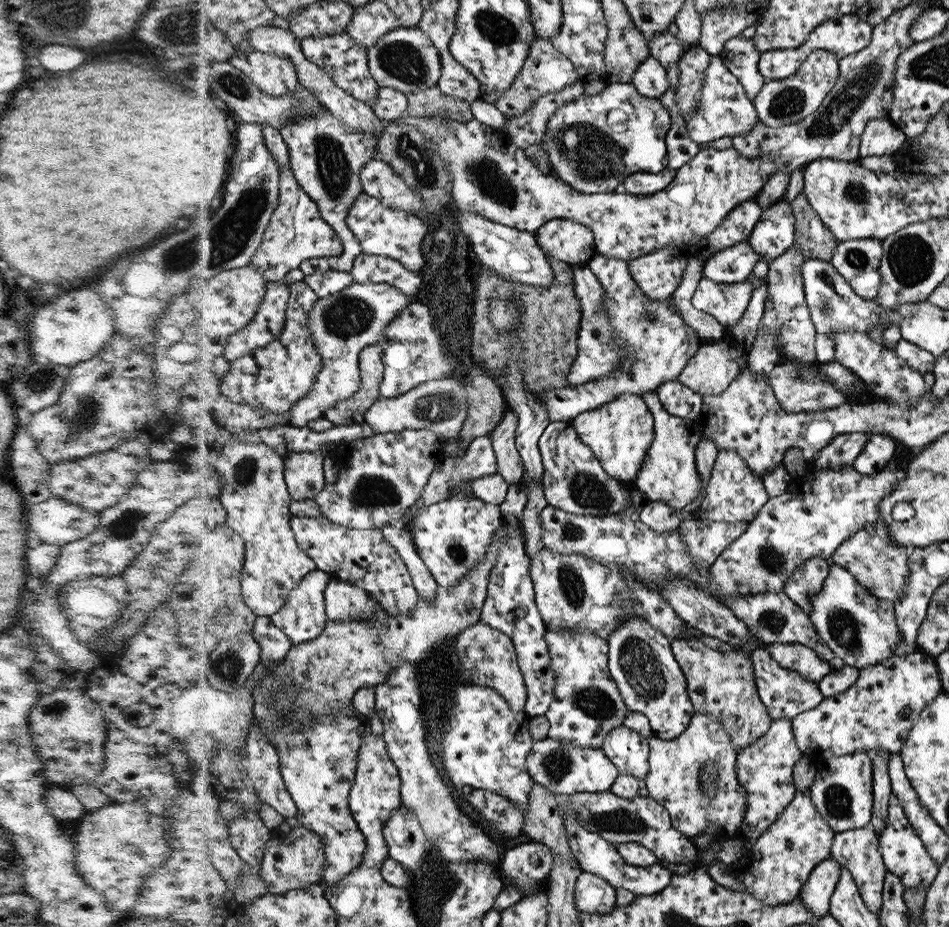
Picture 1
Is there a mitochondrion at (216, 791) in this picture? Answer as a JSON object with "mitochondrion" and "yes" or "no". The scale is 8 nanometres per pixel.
{"mitochondrion":"no"}

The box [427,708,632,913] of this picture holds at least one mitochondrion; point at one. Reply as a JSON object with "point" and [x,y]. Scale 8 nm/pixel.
{"point":[556,764]}

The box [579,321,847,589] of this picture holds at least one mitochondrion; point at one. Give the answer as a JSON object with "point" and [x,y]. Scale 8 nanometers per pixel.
{"point":[772,559]}

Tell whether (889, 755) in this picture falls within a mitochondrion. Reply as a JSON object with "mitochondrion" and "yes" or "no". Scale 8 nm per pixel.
{"mitochondrion":"no"}

